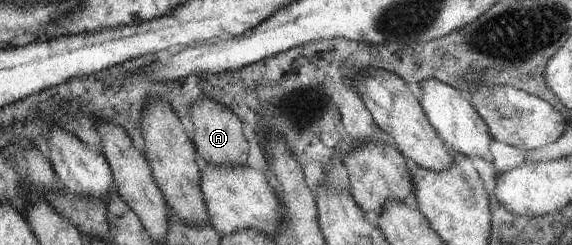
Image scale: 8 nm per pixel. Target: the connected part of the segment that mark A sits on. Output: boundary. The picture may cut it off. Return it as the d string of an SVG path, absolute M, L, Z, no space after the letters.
M203 97L201 101L195 101L188 111L191 123L194 127L192 142L202 163L213 164L214 166L238 166L247 164L249 157L249 143L241 132L241 121L237 115L227 109L225 105Z

